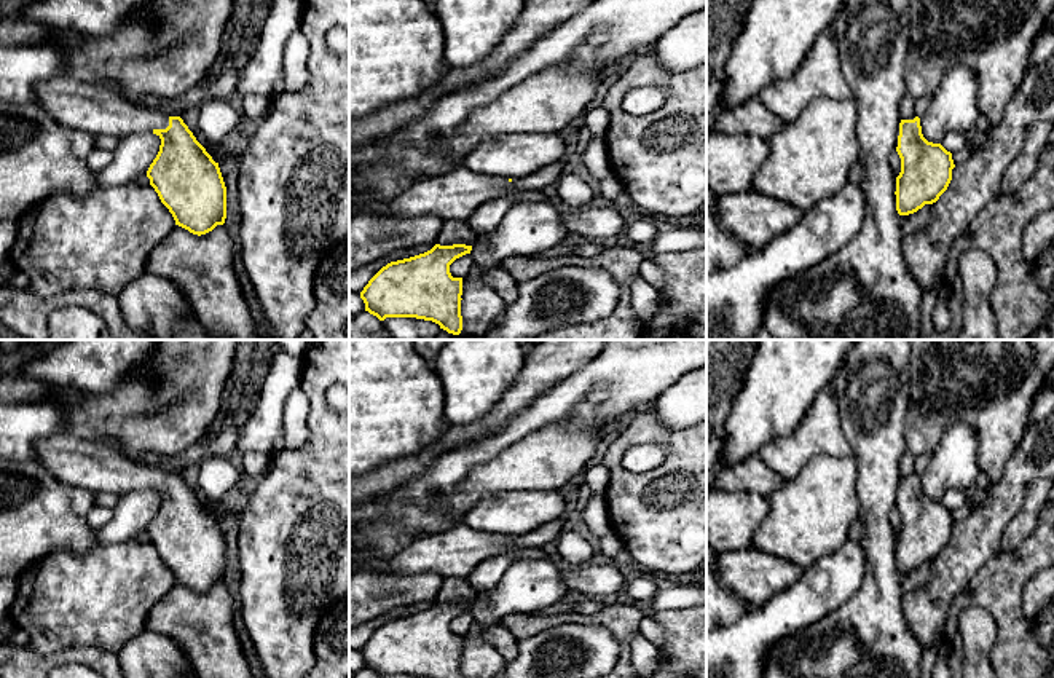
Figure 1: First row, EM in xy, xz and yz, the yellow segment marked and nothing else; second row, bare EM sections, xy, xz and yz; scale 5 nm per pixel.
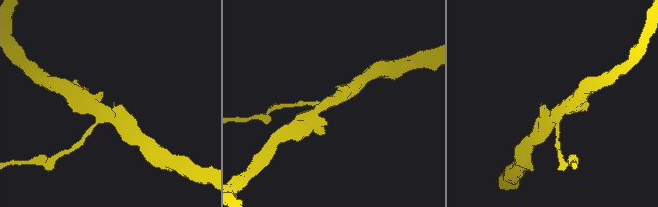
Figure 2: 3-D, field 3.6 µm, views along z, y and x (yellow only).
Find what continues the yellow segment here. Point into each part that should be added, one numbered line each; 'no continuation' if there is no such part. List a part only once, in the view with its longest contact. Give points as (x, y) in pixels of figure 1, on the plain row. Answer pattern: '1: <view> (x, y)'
1: xy (82, 463)

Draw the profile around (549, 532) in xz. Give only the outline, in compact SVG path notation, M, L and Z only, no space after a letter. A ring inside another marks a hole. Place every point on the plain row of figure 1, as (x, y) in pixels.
M563 518L549 522L526 534L518 534L518 536L512 536L512 541L518 546L518 547L542 547L550 541L558 539L558 536L564 531L564 523Z

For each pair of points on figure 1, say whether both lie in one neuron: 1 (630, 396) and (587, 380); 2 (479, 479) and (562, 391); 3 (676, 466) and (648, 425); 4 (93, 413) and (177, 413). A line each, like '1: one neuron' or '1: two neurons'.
1: one neuron
2: two neurons
3: one neuron
4: one neuron

